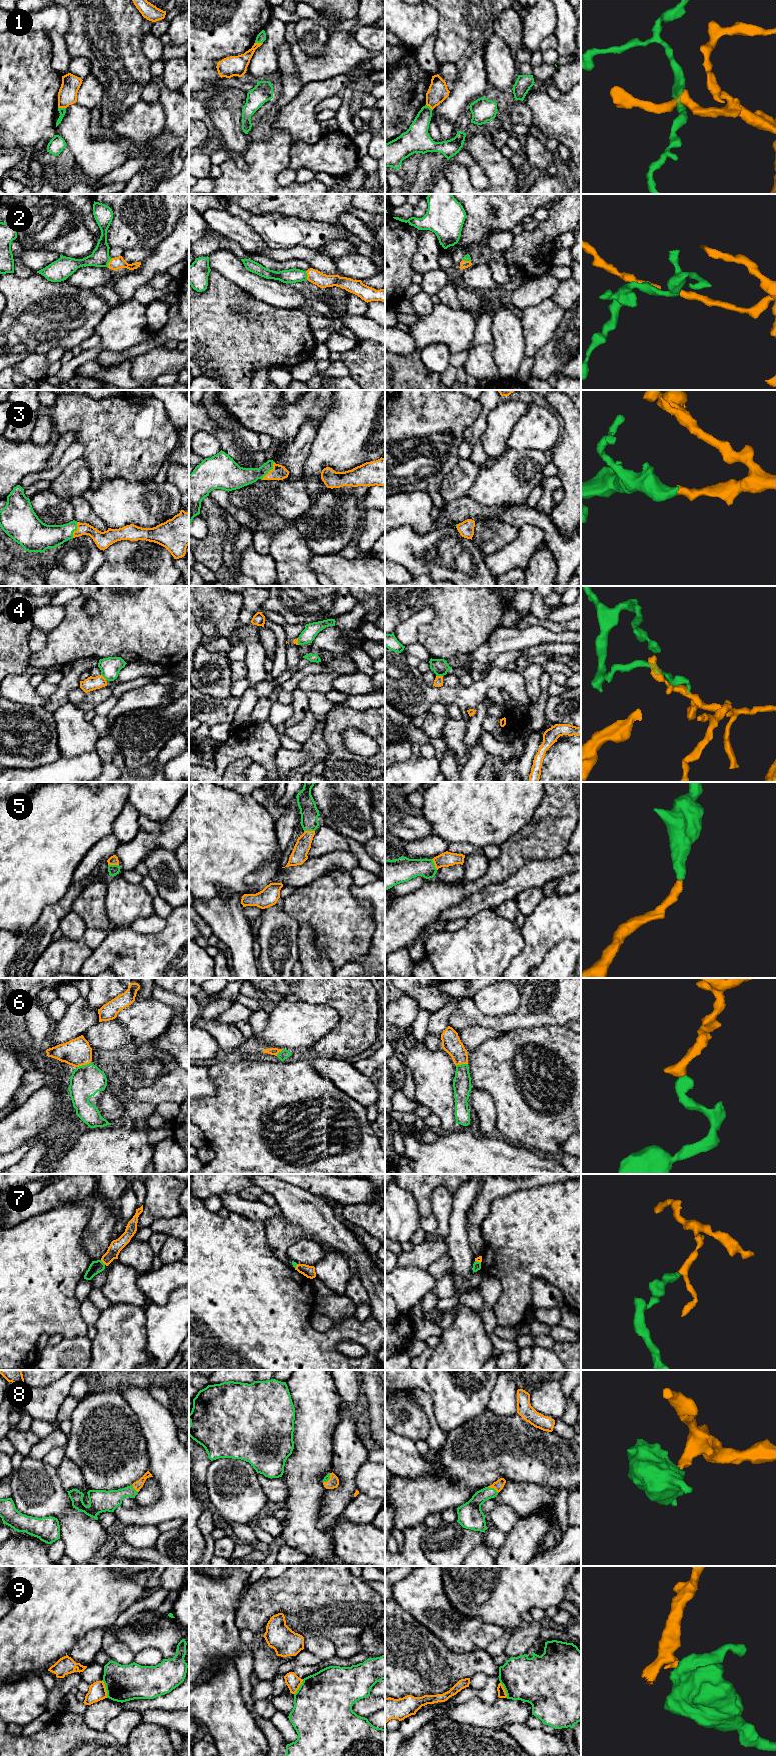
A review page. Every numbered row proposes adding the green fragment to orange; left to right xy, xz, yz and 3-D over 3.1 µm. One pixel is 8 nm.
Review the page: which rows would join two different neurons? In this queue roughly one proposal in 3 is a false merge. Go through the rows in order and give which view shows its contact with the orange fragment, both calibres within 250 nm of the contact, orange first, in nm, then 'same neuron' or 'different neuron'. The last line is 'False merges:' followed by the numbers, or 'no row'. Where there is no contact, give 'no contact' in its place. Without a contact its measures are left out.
1: contact in xy; calibres 160 and 60 nm; same neuron
2: contact in xy; calibres 100 and 150 nm; same neuron
3: contact in xz; calibres 120 and 160 nm; same neuron
4: contact in yz; calibres 80 and 130 nm; different neuron
5: contact in xy; calibres 80 and 90 nm; same neuron
6: contact in xy; calibres 220 and 260 nm; same neuron
7: contact in xy; calibres 100 and 100 nm; different neuron
8: contact in yz; calibres 80 and 140 nm; same neuron
9: contact in xy; calibres 140 and 300 nm; different neuron
False merges: 4, 7, 9

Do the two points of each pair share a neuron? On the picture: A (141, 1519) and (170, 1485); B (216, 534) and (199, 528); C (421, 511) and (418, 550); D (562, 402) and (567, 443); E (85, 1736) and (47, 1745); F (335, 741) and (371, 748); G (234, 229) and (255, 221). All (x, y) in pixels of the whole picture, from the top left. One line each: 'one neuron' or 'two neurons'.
A: one neuron
B: two neurons
C: two neurons
D: one neuron
E: one neuron
F: two neurons
G: two neurons

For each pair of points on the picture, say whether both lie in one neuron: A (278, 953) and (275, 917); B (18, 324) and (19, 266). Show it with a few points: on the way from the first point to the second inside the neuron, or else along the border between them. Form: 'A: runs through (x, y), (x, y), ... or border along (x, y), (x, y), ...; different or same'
A: runs through (279, 944), (280, 939), (275, 926); same
B: border along (14, 271), (22, 278), (27, 278), (34, 272); different

